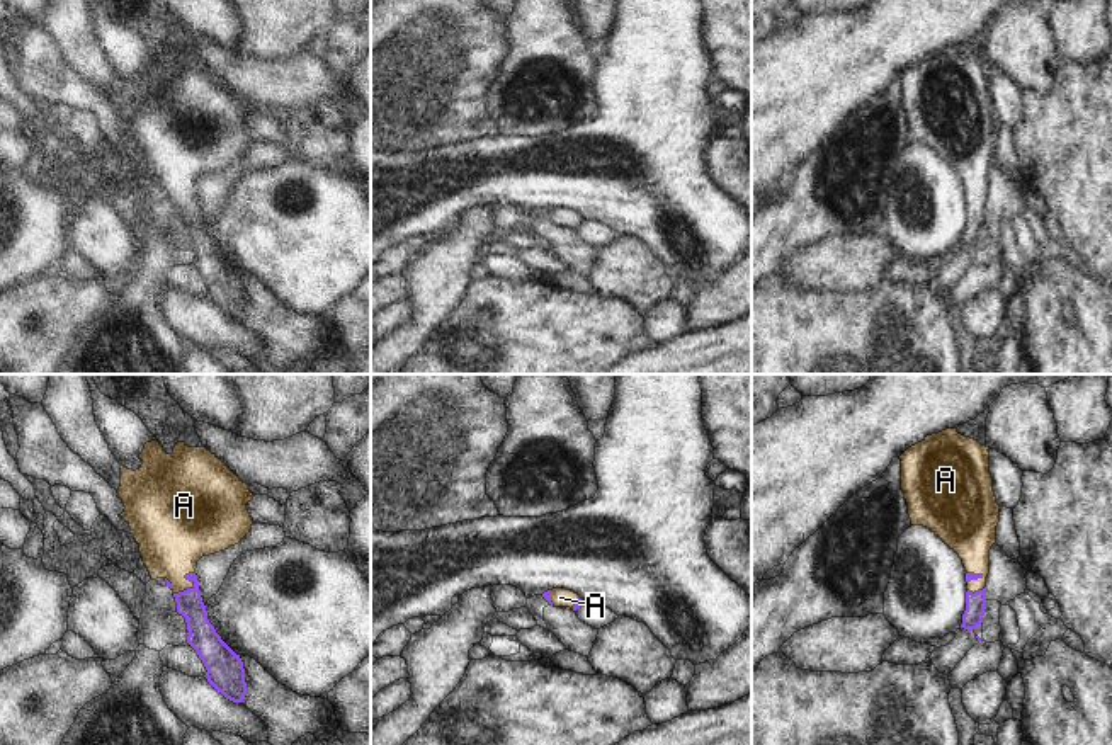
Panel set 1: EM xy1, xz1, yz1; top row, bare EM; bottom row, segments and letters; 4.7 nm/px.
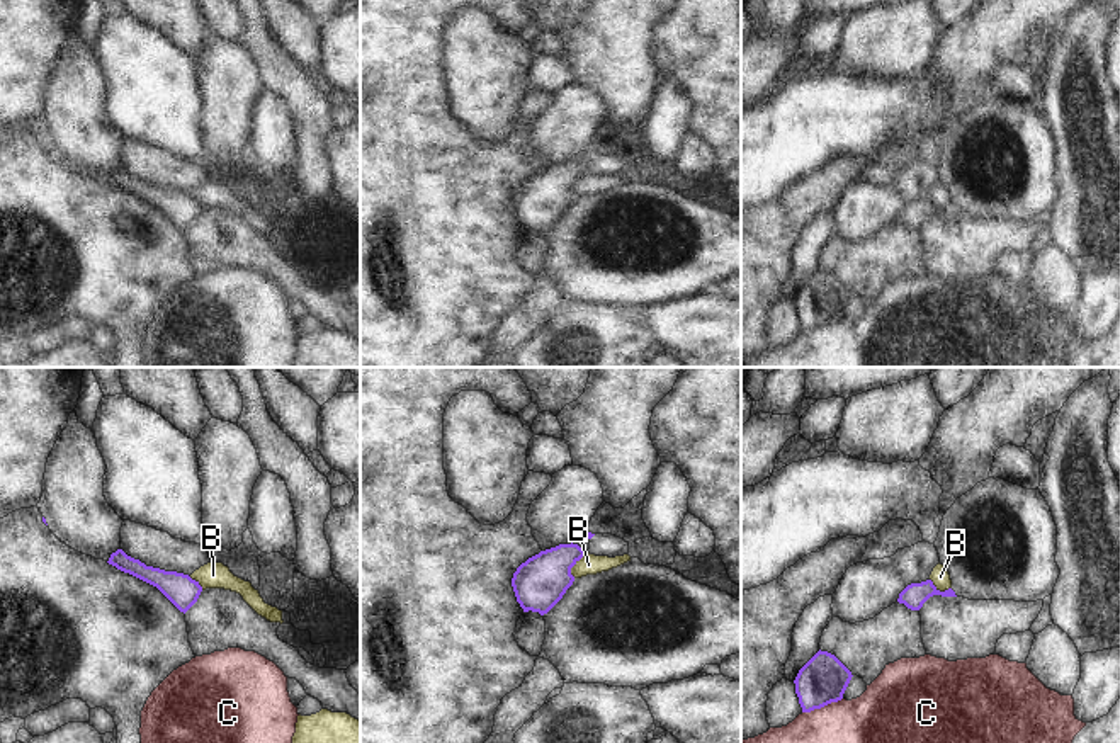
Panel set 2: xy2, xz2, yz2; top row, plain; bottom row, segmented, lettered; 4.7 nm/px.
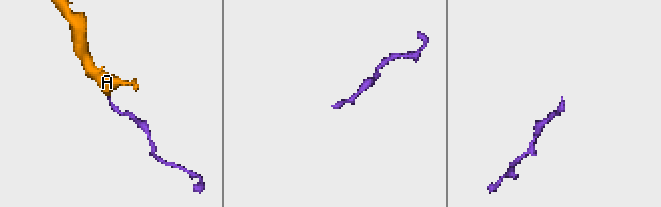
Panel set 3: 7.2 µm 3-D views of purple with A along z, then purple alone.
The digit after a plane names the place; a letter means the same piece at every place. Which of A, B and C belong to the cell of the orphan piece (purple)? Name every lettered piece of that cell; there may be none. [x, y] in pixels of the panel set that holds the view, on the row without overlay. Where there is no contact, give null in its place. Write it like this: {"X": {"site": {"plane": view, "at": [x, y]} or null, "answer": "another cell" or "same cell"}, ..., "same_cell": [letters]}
{"A": {"site": {"plane": "xy1", "at": [191, 208]}, "answer": "same cell"}, "B": {"site": {"plane": "xz2", "at": [575, 182]}, "answer": "another cell"}, "C": {"site": {"plane": "yz2", "at": [821, 325]}, "answer": "another cell"}, "same_cell": ["A"]}

